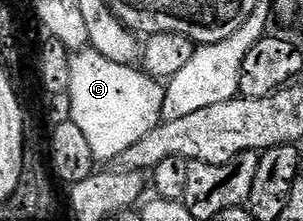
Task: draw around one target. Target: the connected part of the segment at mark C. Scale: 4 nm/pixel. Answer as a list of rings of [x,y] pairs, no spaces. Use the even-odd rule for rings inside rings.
[[[92,47],[80,51],[70,67],[68,117],[87,136],[97,162],[111,162],[161,124],[166,91],[159,80],[135,66],[114,63]]]

